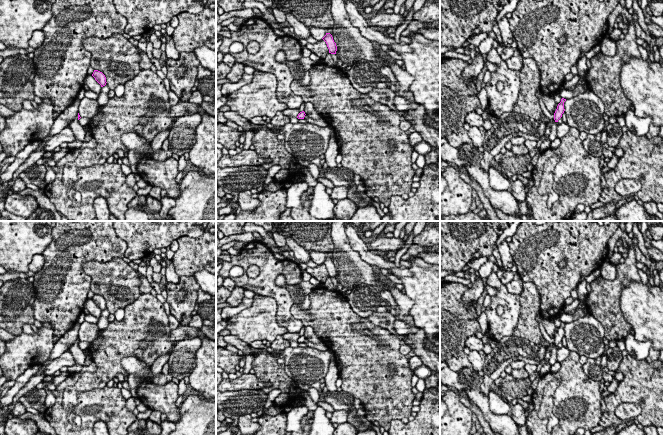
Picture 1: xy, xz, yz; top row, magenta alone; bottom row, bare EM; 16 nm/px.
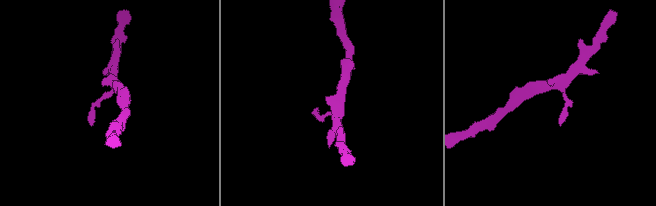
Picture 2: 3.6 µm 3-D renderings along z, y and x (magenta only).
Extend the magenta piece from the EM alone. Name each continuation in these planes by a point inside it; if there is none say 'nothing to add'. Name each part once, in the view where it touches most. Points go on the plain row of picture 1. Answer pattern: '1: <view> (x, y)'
nothing to add

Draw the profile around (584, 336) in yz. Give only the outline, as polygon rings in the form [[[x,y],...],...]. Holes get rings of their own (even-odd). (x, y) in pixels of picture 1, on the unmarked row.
[[[591,314],[575,321],[566,323],[564,333],[567,348],[587,359],[596,359],[602,356],[605,349],[603,325]]]

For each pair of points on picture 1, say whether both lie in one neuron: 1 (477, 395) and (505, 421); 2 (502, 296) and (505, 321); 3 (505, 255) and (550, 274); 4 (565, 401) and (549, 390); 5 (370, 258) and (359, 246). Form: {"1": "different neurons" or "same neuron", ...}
{"1": "same neuron", "2": "same neuron", "3": "different neurons", "4": "different neurons", "5": "same neuron"}

